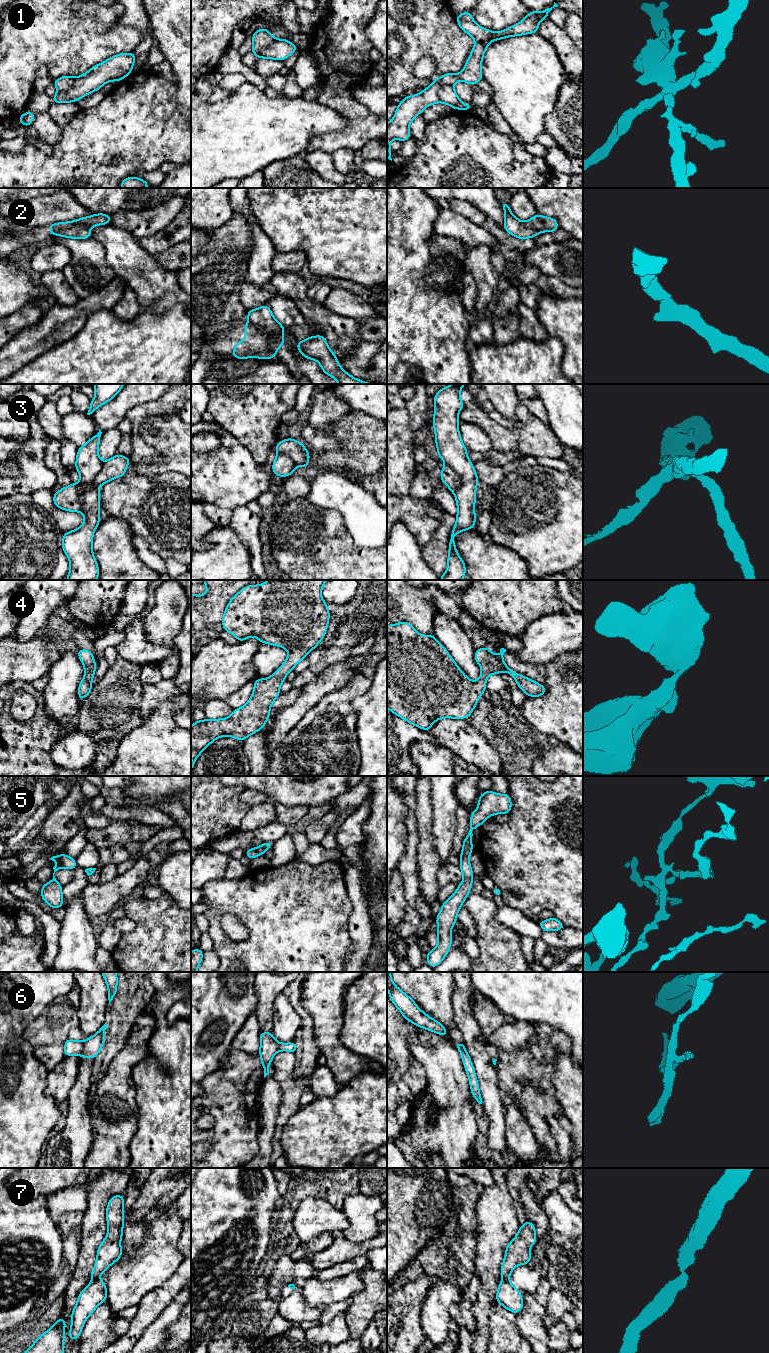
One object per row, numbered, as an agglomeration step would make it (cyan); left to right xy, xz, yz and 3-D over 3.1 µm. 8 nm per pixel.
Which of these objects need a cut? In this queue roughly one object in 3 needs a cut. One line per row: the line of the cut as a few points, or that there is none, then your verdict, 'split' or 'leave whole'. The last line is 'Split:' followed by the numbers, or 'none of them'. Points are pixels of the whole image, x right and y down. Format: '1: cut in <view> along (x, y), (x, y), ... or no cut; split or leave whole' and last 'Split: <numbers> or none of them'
1: cut in yz along (452, 84), (442, 84), (440, 86), (438, 101); split
2: cut in xz along (247, 322), (261, 327), (269, 334), (279, 334), (282, 332); split
3: cut in yz along (446, 464), (460, 479), (460, 487), (455, 493); split
4: no cut; leave whole
5: cut in xy along (59, 855), (59, 860), (63, 866); split
6: cut in xy along (84, 1042), (84, 1047), (79, 1055); split
7: cut in xy along (98, 1278), (93, 1281); split
Split: 1, 2, 3, 5, 6, 7

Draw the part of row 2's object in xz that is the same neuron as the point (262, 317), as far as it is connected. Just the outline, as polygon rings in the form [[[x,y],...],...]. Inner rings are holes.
[[[262,305],[258,309],[246,310],[248,323],[262,328],[269,335],[278,335],[285,331],[285,328],[273,316],[268,305]]]

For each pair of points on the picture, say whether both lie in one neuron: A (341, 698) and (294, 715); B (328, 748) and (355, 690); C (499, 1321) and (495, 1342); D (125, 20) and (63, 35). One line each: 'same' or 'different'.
A: different
B: same
C: same
D: different

